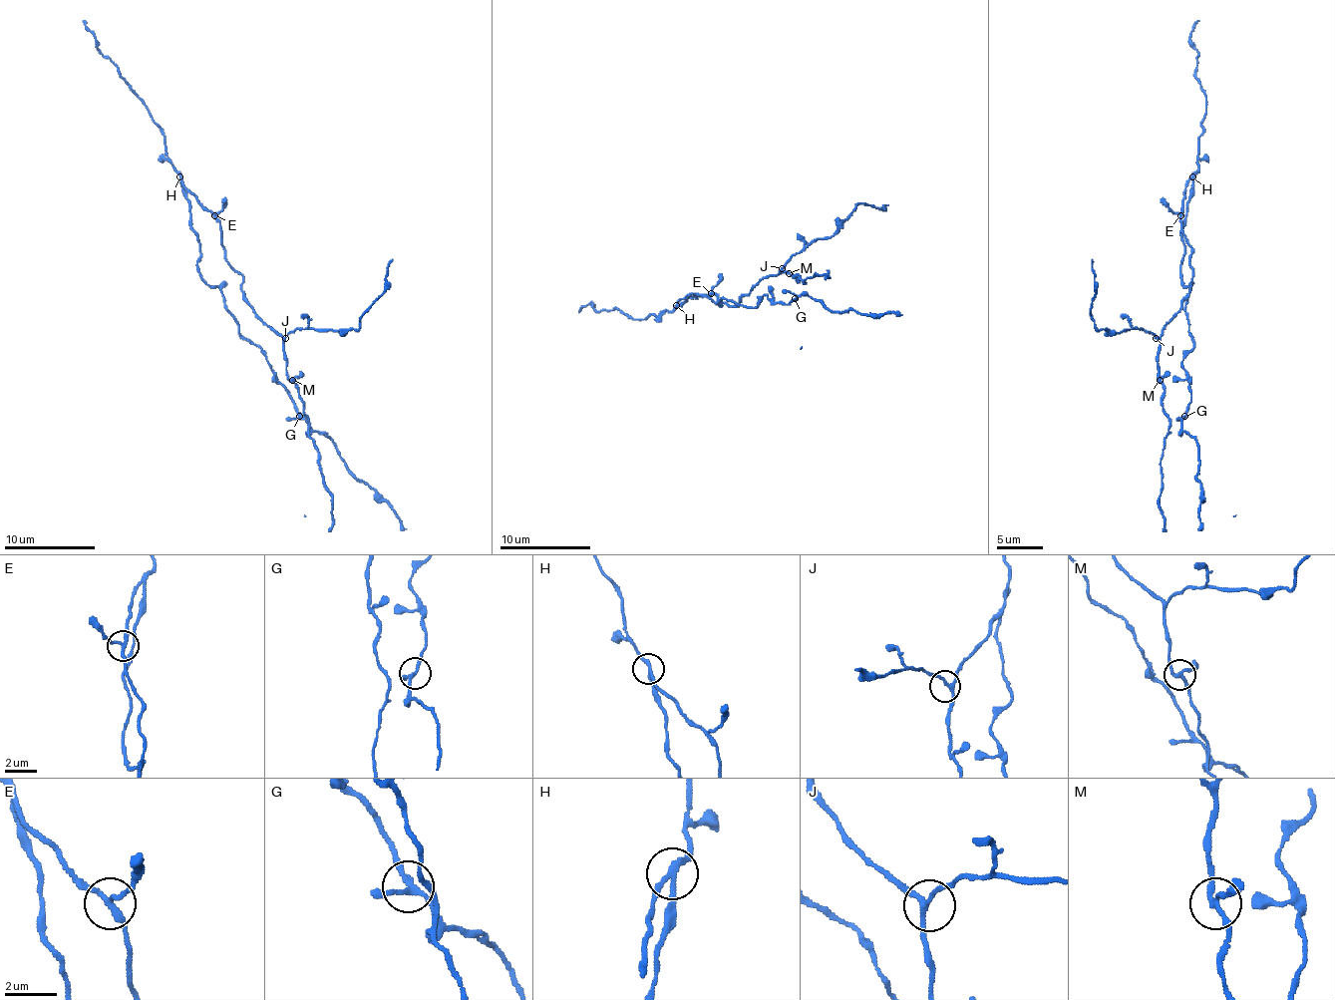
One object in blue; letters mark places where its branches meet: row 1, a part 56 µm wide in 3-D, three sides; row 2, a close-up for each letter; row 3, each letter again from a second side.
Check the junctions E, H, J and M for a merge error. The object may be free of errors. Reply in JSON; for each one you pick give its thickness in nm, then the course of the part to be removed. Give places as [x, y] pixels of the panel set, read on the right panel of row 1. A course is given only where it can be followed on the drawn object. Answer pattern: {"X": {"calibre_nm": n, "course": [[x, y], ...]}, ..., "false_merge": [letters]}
{"H": {"calibre_nm": 200, "course": [[1191, 176], [1180, 233], [1193, 348], [1182, 359], [1191, 396], [1182, 423], [1198, 448], [1198, 530]]}, "false_merge": ["H"]}

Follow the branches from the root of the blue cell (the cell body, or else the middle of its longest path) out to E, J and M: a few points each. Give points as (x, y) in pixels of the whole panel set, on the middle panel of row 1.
E: (683, 302), (679, 305), (679, 300), (711, 293)
J: (683, 302), (679, 305), (679, 300), (715, 293), (720, 305), (738, 305), (763, 277), (782, 268)
M: (683, 302), (679, 305), (679, 300), (715, 293), (720, 305), (738, 305), (763, 277), (782, 270), (789, 273)

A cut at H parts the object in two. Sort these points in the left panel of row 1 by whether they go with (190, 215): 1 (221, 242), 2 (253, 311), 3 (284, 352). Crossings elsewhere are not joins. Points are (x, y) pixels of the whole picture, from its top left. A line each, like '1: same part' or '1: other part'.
1: other part
2: other part
3: other part

